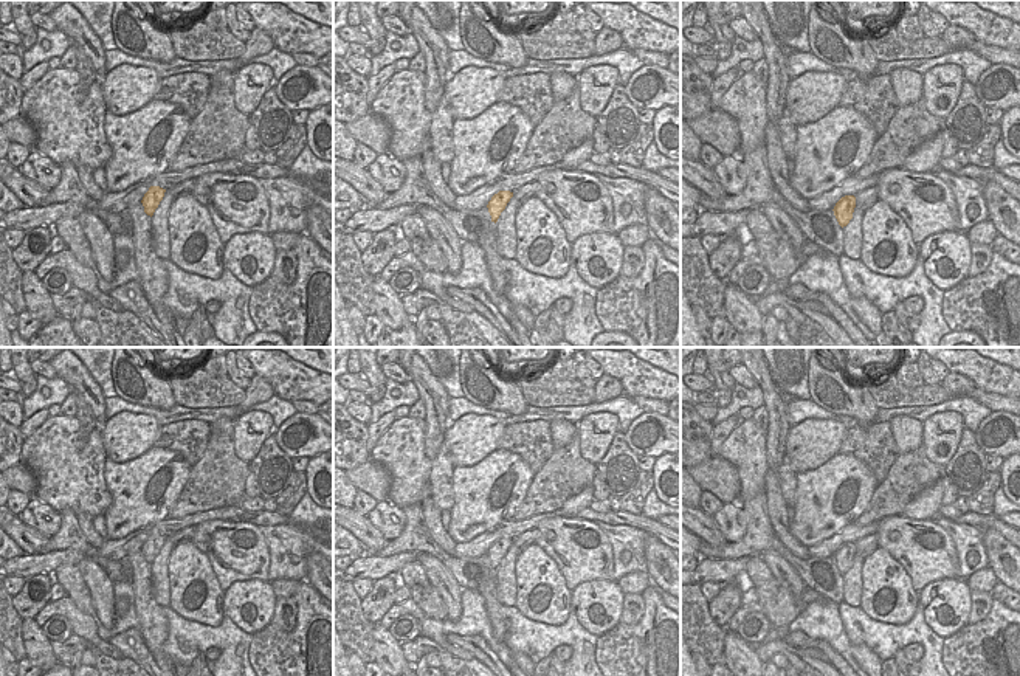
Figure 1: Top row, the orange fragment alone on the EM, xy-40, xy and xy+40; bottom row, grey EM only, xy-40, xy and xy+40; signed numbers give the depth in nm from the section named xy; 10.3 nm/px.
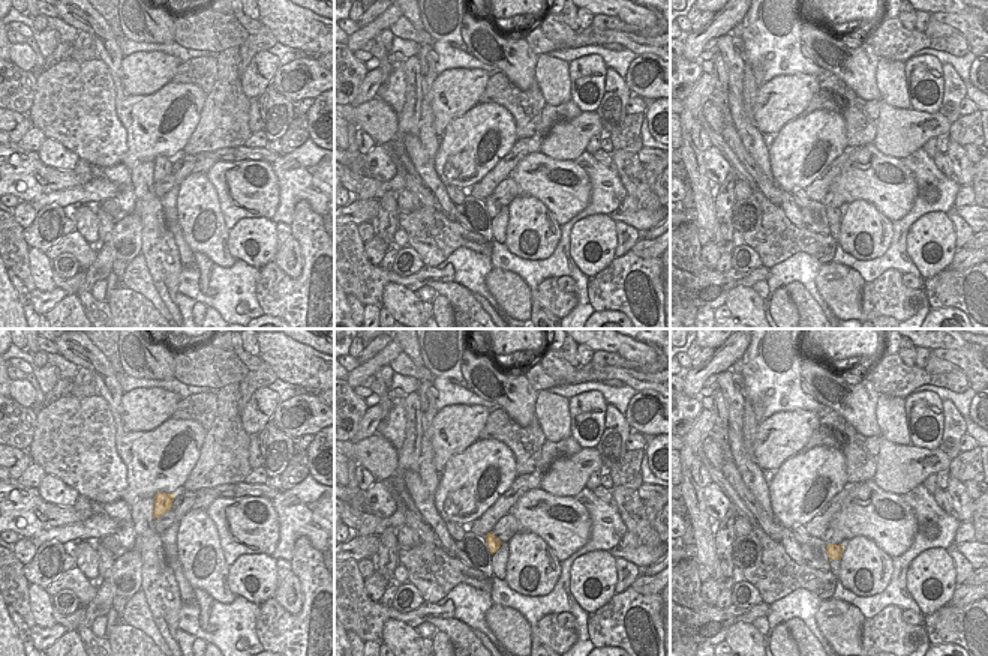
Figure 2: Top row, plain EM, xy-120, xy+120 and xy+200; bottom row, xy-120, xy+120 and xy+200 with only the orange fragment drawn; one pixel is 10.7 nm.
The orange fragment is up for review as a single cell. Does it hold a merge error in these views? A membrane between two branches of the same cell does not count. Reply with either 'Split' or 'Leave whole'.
Split.

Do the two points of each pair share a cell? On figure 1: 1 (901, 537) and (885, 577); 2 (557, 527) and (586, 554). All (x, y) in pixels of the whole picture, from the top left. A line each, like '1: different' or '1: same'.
1: different
2: same

